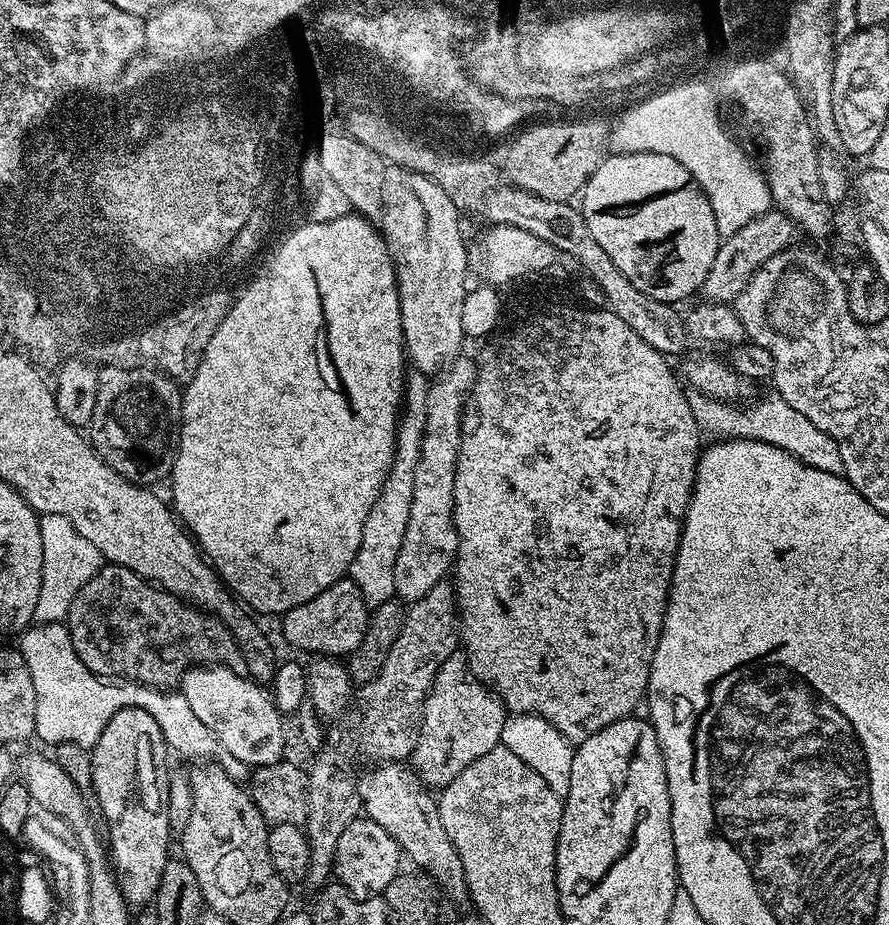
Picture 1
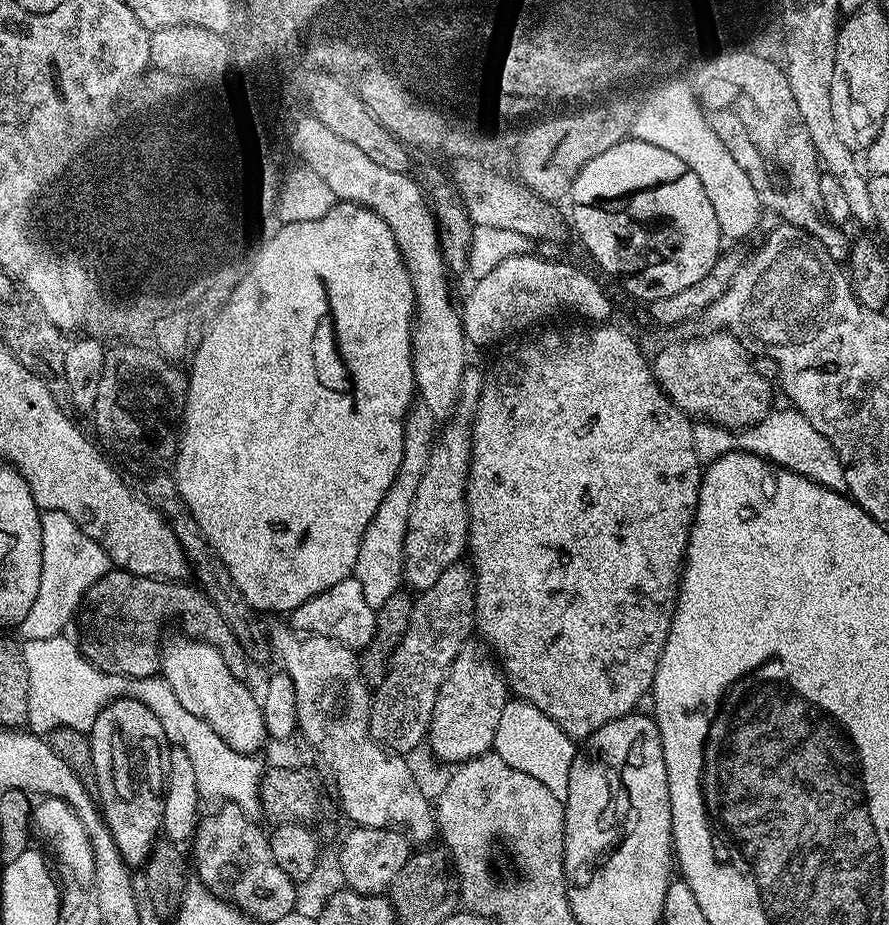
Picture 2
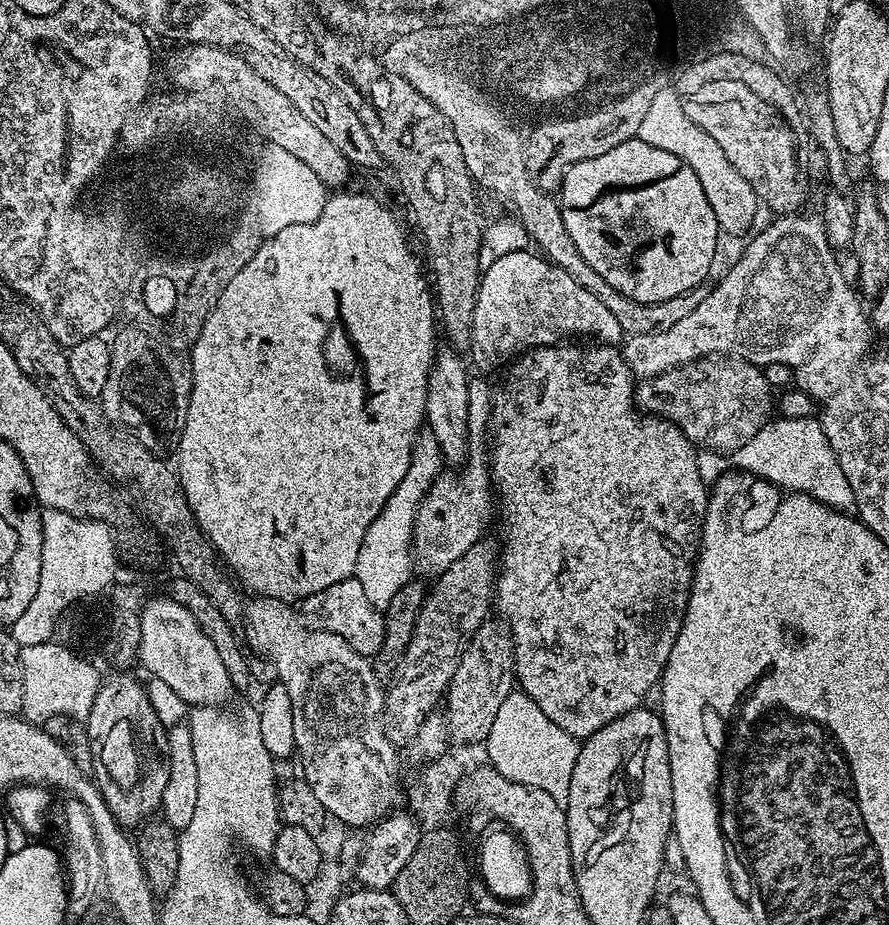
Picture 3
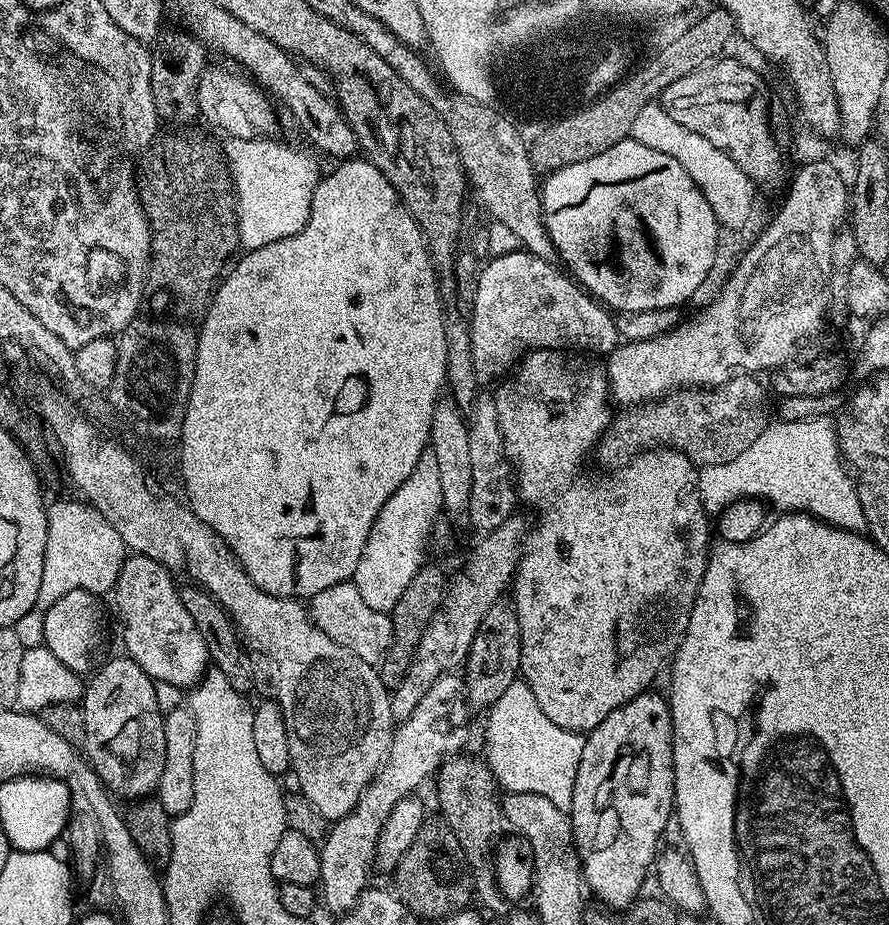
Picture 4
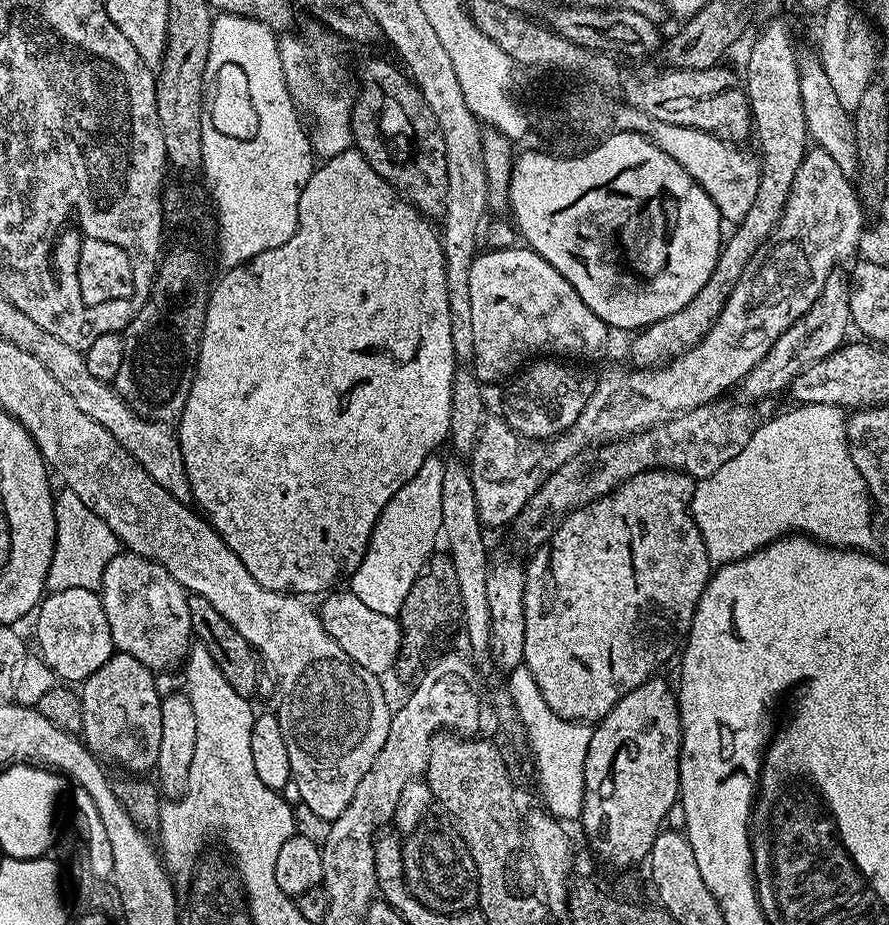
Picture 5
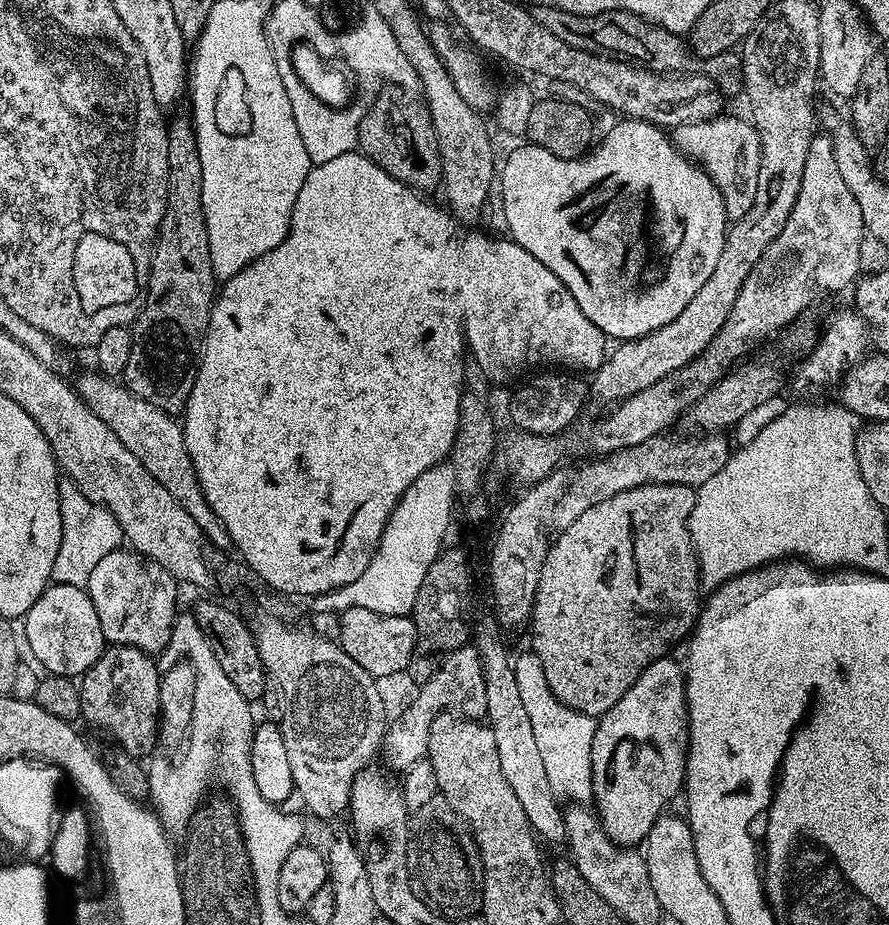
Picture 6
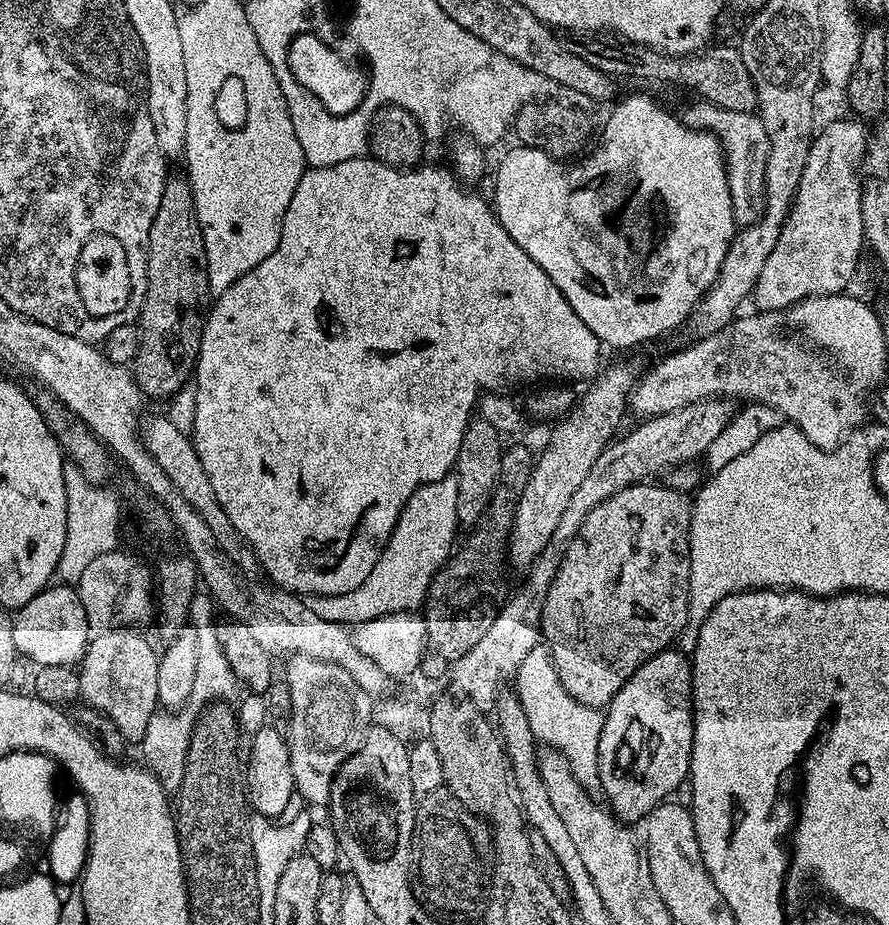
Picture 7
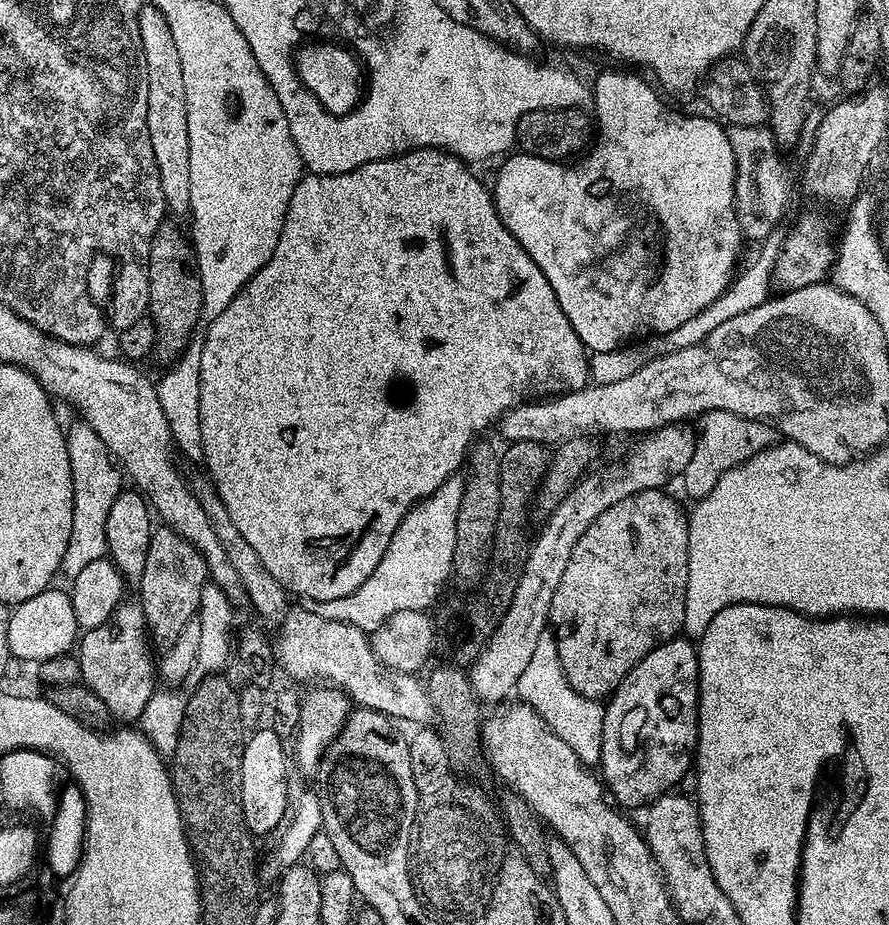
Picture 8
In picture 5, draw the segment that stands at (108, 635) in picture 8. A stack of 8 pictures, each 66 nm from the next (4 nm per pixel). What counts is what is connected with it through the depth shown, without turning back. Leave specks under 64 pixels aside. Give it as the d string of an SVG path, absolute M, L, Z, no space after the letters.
M116 652L88 680L83 681L79 689L82 702L82 739L101 761L113 760L121 764L123 771L128 774L148 774L155 769L158 762L158 750L161 749L162 719L160 709L162 692L156 689L153 669L148 668L138 658L125 652Z

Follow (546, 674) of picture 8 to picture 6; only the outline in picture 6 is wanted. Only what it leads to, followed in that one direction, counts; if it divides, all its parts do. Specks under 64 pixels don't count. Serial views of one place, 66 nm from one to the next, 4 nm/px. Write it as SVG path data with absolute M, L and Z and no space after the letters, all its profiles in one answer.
M525 650L515 657L512 669L518 682L518 691L530 718L530 726L534 730L534 738L538 742L538 750L542 754L542 762L546 765L546 778L550 778L550 786L558 798L569 796L576 806L588 806L593 803L594 778L592 777L592 747L596 733L597 717L587 716L554 698L550 690L550 682L546 682L546 670L542 670L542 662L535 652Z

